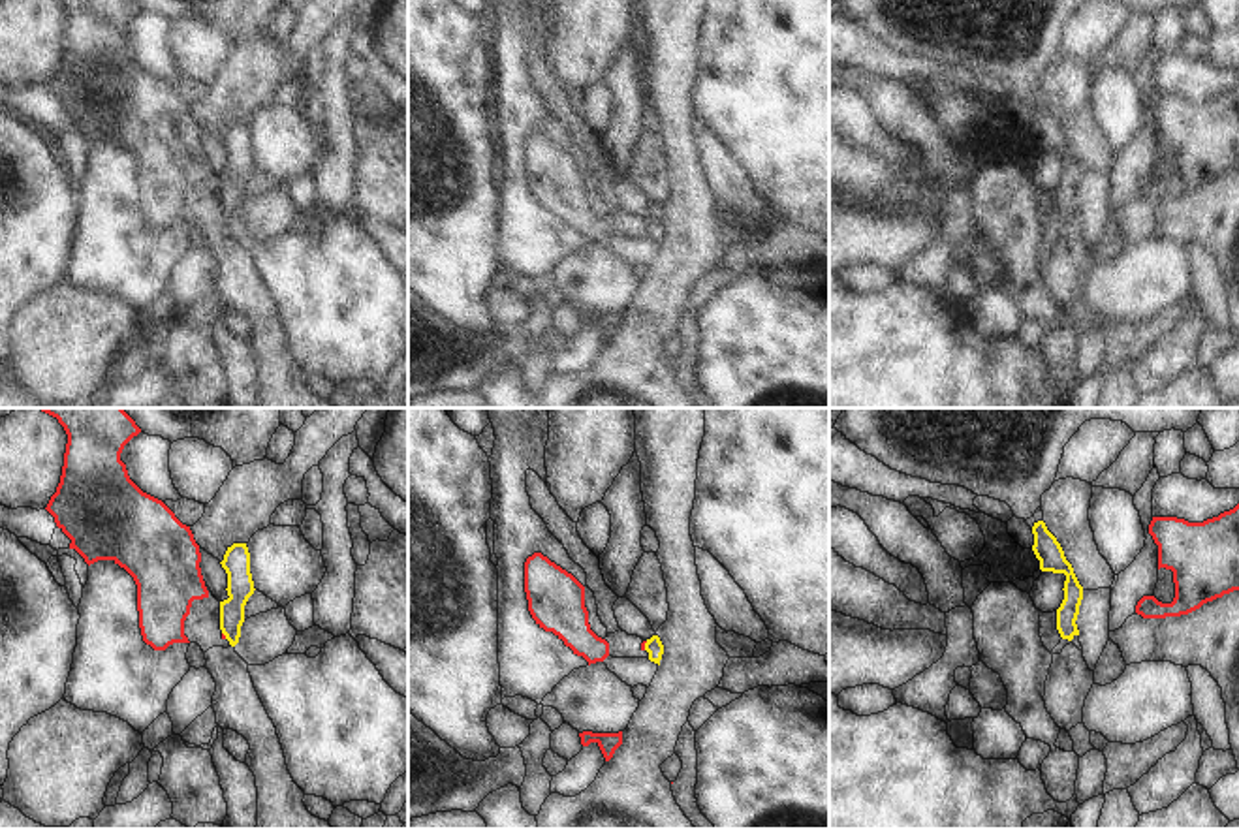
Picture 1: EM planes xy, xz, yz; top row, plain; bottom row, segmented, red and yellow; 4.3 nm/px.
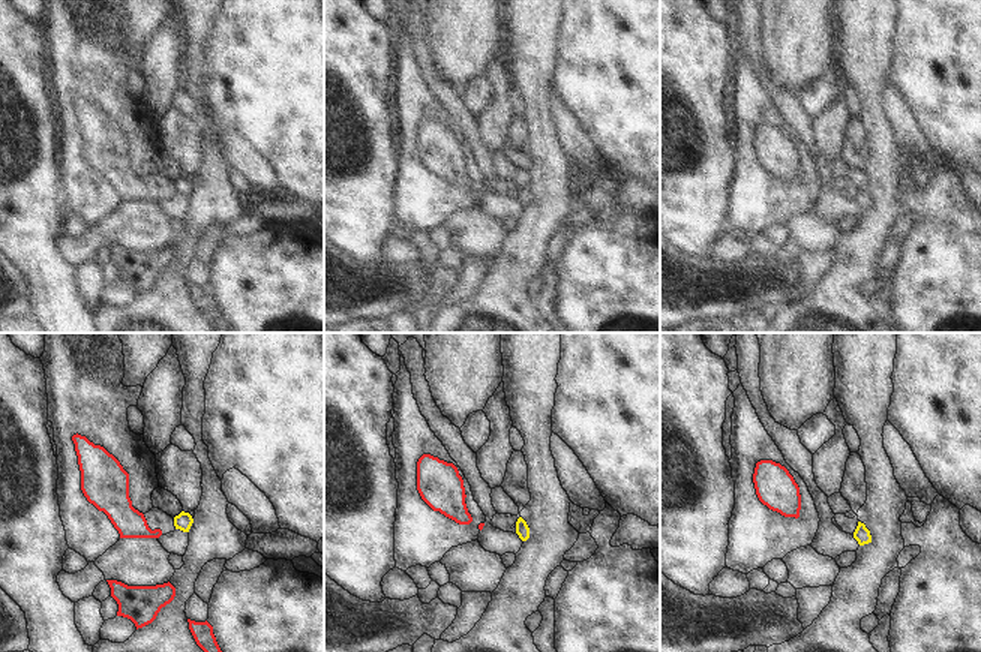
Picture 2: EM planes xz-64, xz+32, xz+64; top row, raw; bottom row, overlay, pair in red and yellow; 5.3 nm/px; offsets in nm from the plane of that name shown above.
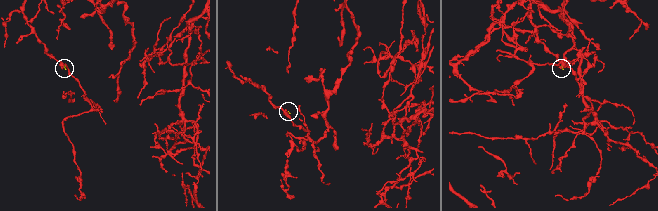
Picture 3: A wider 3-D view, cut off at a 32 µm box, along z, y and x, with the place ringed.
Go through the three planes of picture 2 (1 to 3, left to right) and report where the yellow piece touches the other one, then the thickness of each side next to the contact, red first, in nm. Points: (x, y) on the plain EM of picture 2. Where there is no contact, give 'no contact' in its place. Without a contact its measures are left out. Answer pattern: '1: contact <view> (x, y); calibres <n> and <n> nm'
1: no contact
2: no contact
3: no contact

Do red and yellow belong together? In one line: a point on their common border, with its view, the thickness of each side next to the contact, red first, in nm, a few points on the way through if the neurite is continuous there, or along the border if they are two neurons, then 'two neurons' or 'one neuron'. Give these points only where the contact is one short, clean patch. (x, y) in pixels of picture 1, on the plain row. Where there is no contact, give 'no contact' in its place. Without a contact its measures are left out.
meets red in xz at (643, 224); 20 nm thick on the red side, 70 nm on the other; border along xz (647, 220), (643, 228); two neurons

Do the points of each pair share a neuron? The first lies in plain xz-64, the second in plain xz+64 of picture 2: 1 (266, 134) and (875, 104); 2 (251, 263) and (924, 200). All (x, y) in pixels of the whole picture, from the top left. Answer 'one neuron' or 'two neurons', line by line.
1: two neurons
2: one neuron

